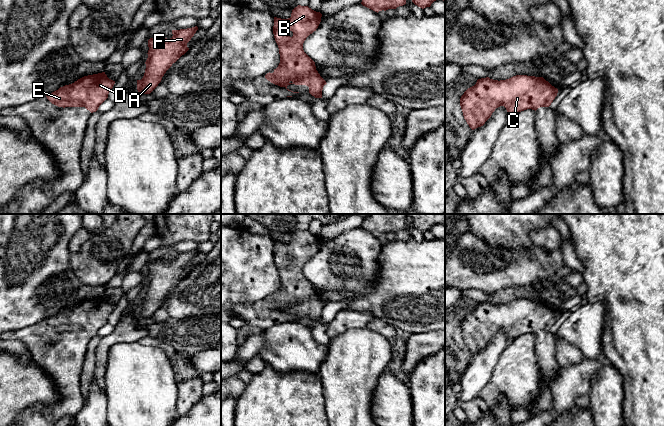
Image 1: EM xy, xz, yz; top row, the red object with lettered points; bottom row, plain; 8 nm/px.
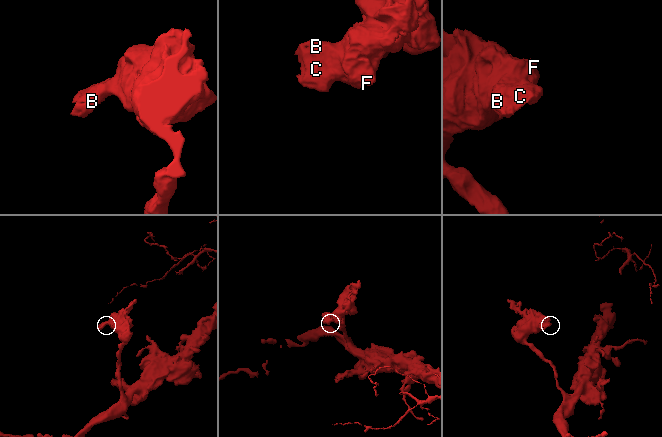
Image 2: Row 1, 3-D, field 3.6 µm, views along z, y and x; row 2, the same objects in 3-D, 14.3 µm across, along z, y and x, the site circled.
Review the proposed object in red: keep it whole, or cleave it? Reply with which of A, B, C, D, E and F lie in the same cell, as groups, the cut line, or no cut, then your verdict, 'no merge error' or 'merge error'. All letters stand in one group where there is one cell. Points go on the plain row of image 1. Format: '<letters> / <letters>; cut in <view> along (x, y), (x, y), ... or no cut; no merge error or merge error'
A B C D E F; no cut; no merge error

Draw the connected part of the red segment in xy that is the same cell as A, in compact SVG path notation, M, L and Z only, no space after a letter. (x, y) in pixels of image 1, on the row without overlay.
M197 250L172 254L173 260L170 263L157 259L148 264L149 274L145 297L141 304L137 304L139 317L150 318L158 310L172 288L189 274L187 267L197 254Z

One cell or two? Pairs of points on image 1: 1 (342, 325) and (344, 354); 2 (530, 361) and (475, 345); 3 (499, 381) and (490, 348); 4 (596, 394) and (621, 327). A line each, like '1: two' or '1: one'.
1: two
2: two
3: two
4: two

